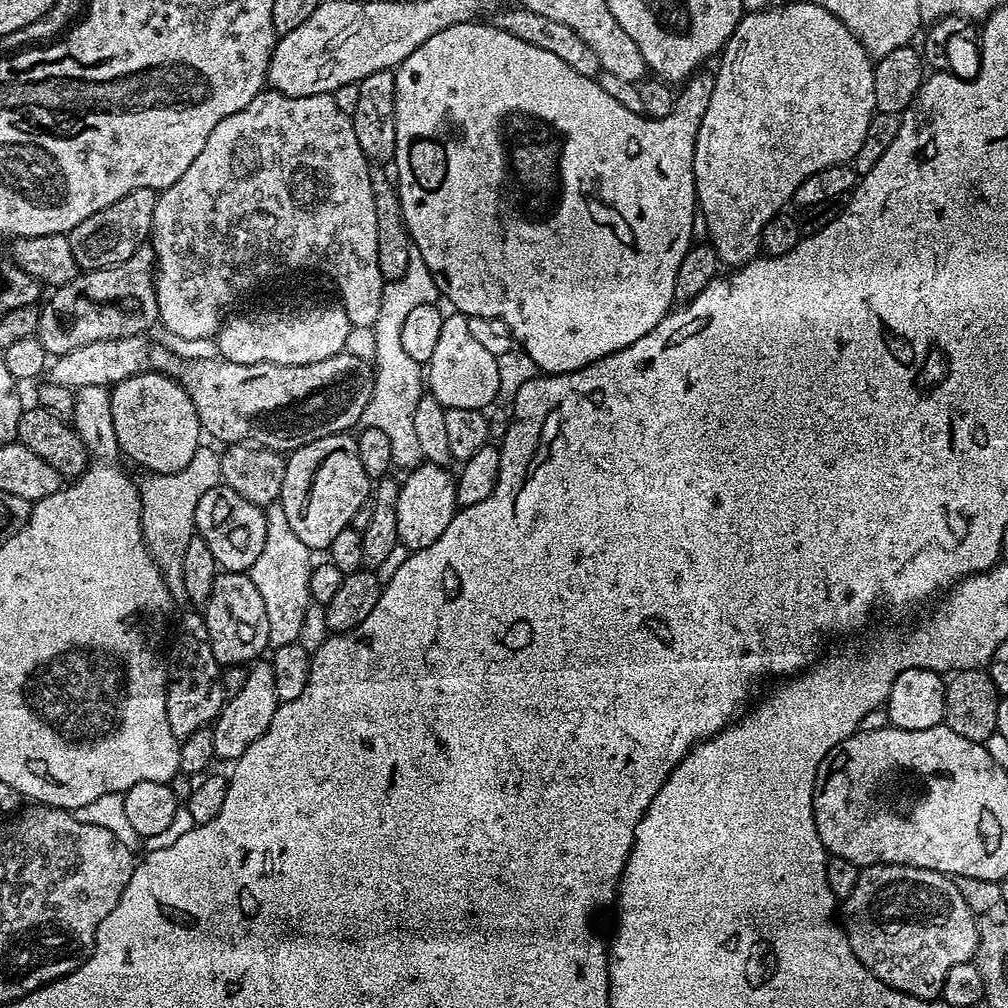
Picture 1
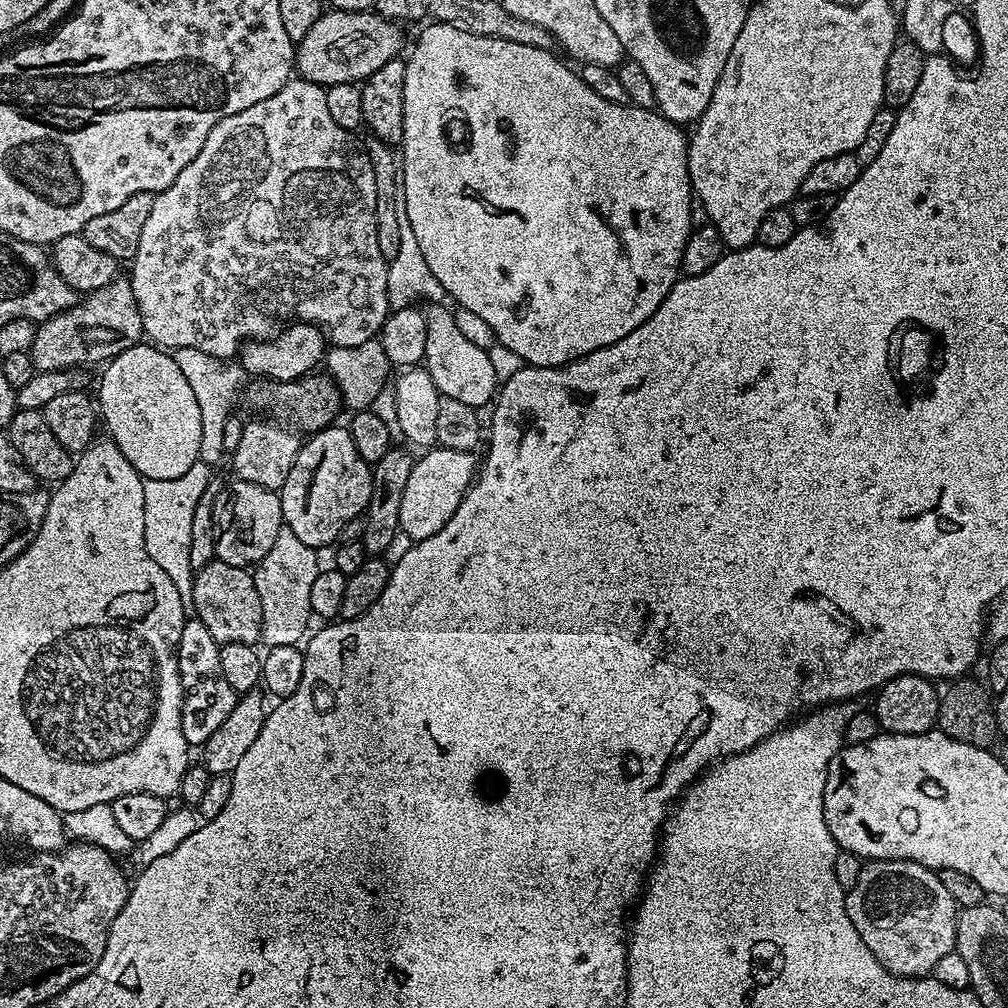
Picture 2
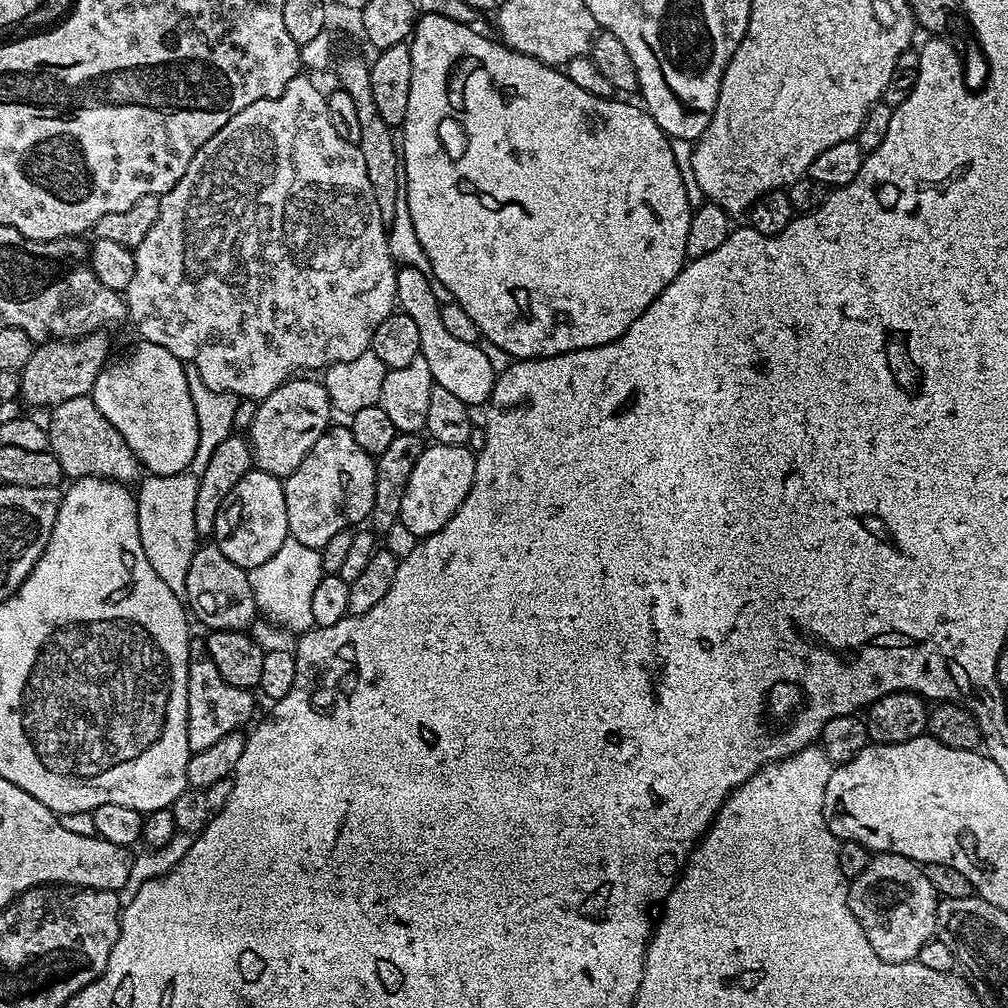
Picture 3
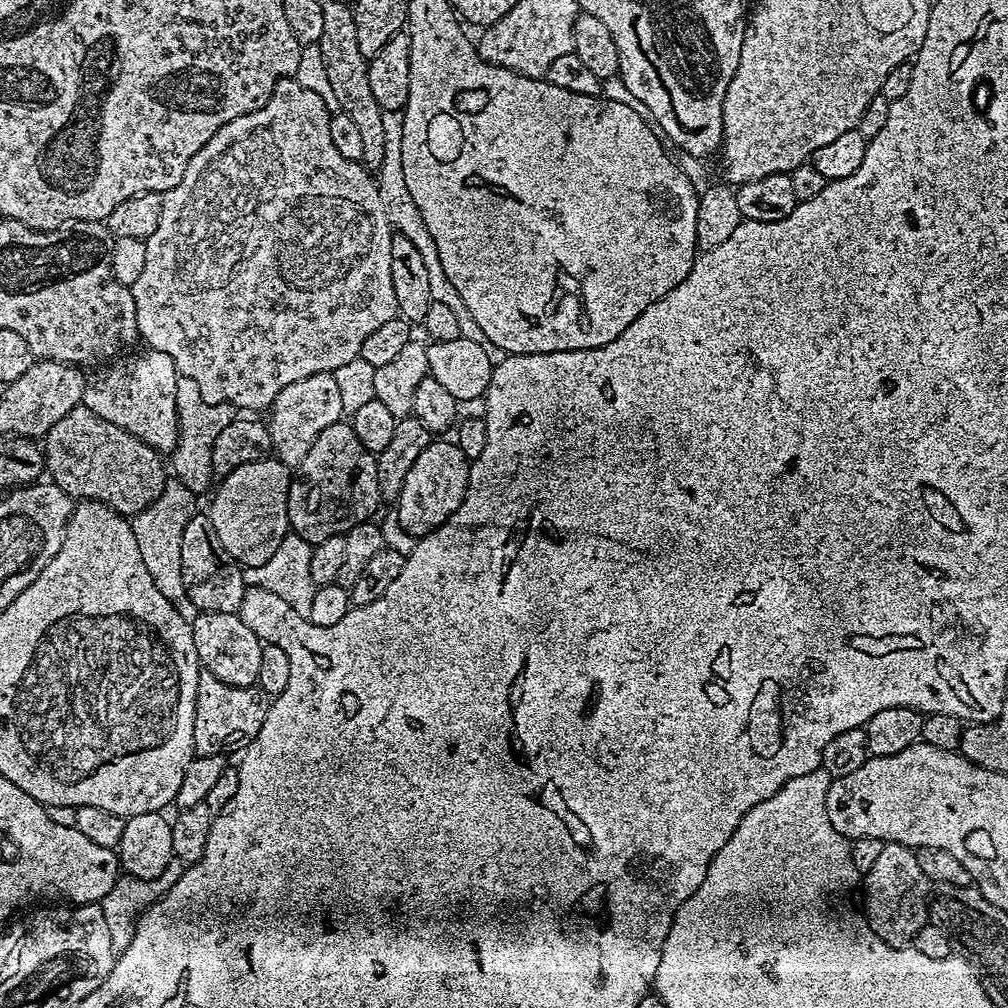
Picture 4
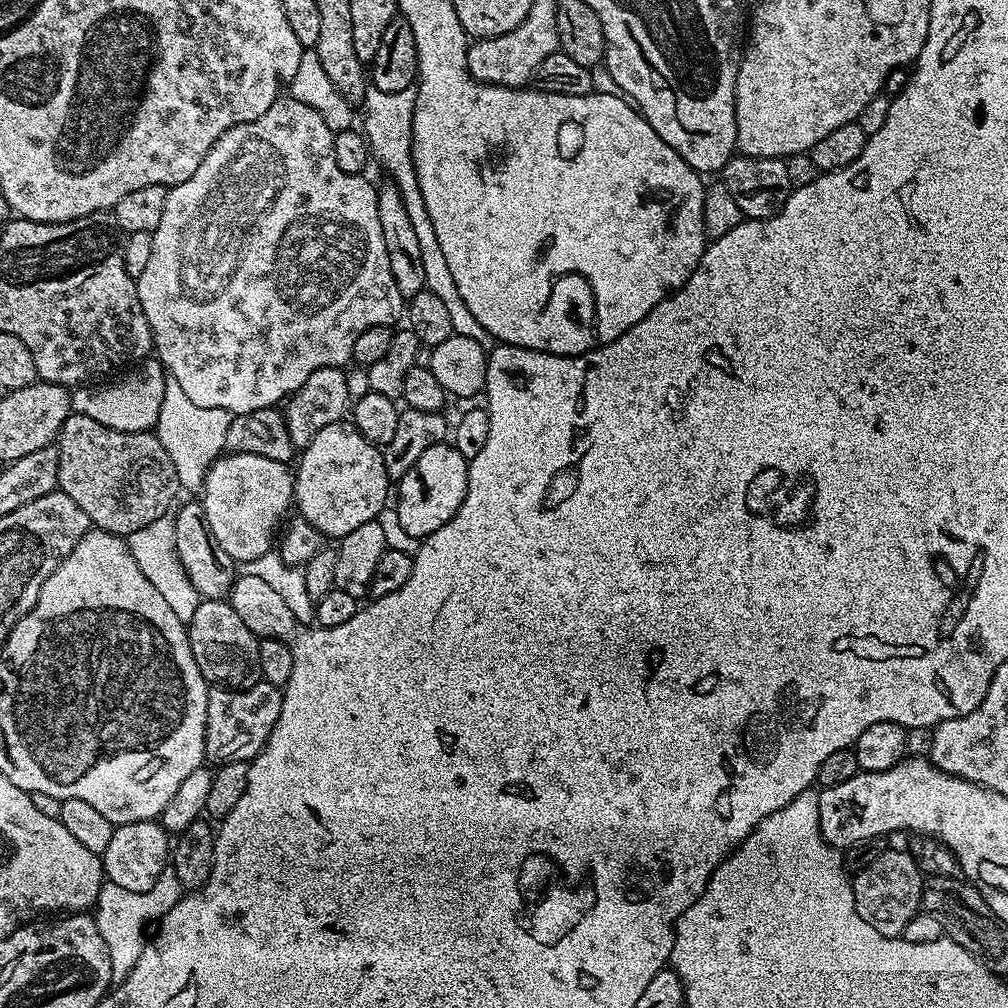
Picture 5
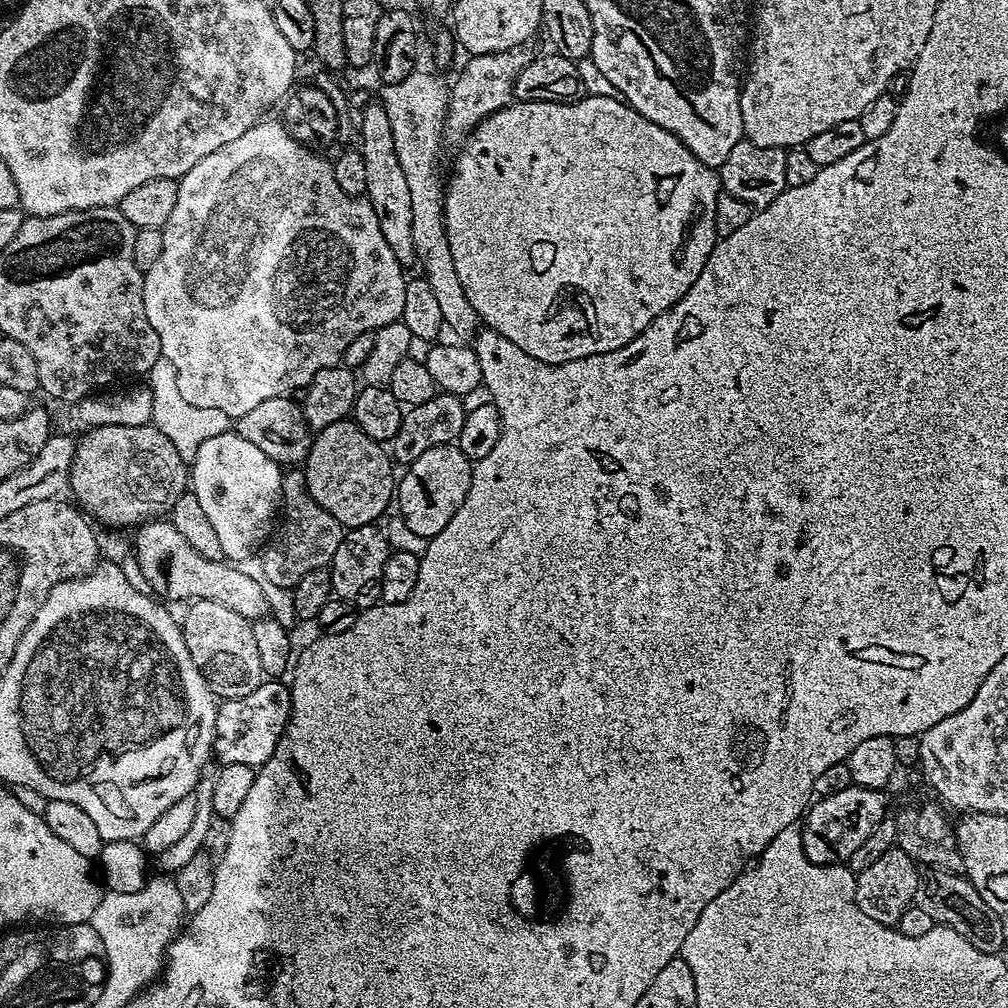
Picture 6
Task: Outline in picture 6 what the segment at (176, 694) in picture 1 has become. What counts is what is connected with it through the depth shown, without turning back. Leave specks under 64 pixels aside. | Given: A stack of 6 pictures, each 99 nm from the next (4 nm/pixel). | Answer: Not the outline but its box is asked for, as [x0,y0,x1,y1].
[212,678,292,769]

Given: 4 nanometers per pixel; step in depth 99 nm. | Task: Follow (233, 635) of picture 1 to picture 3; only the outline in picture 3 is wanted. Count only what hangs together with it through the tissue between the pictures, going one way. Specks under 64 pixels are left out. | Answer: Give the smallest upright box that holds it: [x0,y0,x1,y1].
[186,542,258,630]

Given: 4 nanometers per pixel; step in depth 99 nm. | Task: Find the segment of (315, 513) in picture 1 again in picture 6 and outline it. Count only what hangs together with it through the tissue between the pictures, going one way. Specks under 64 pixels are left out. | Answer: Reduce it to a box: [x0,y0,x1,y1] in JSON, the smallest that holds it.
[302,418,394,529]

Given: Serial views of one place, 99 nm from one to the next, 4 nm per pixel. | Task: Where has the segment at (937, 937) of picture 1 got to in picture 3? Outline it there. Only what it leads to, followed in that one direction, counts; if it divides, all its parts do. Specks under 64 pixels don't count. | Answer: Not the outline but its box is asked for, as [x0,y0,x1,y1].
[848,852,938,964]

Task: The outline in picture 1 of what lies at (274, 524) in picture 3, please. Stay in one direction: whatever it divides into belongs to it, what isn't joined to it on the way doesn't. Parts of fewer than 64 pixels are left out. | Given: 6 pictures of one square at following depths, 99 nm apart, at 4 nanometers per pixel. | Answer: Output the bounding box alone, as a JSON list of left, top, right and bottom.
[193,484,267,572]

